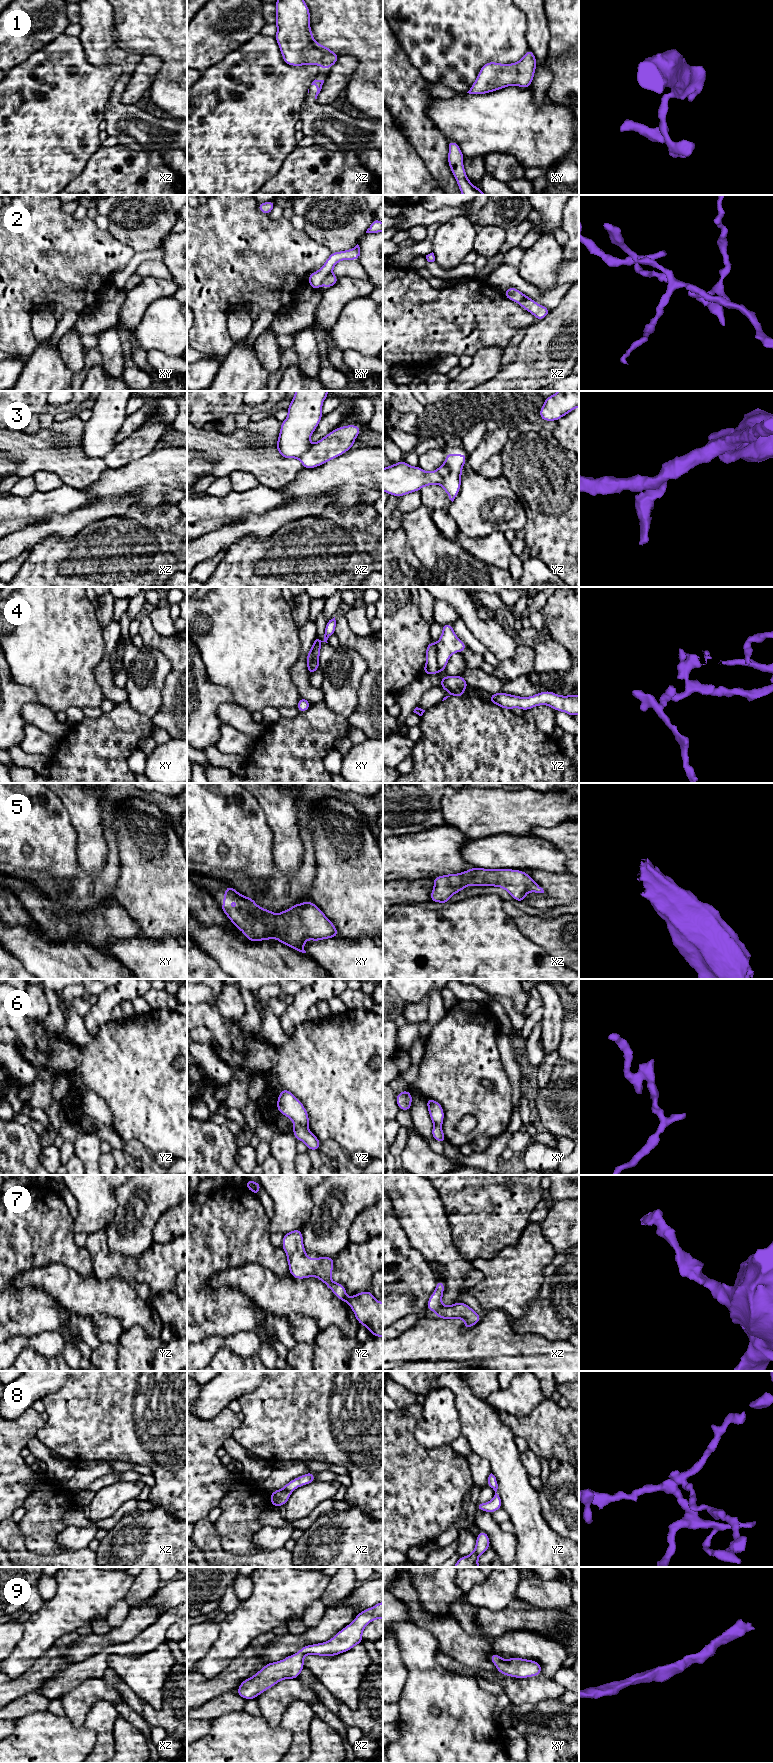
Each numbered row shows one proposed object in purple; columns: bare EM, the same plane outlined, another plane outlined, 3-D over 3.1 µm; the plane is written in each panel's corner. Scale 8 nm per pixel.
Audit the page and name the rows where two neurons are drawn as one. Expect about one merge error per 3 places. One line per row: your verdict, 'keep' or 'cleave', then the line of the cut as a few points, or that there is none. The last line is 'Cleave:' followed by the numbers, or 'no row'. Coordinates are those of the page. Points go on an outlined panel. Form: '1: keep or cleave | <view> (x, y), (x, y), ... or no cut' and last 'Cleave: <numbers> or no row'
1: keep | no cut
2: cleave | xy (331, 272), (321, 283)
3: cleave | yz (444, 463), (448, 473), (441, 485)
4: cleave | yz (435, 645), (438, 671)
5: keep | no cut
6: keep | no cut
7: keep | no cut
8: keep | no cut
9: keep | no cut
Cleave: 2, 3, 4

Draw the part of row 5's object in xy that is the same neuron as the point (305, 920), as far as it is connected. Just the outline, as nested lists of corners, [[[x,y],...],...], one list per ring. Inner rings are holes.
[[[227,885],[221,910],[234,926],[243,932],[247,940],[259,942],[276,938],[282,944],[302,953],[306,953],[304,945],[307,939],[320,941],[338,936],[335,925],[328,920],[320,908],[308,900],[304,903],[294,904],[290,909],[275,914],[270,910],[259,907],[250,896],[245,897],[233,887]]]

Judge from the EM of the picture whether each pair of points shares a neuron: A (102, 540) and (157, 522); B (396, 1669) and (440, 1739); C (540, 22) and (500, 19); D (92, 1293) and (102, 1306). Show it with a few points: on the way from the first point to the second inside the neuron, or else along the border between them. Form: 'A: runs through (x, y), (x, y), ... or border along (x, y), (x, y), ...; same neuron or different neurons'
A: runs through (116, 540), (139, 540), (143, 536); same neuron
B: border along (402, 1659), (407, 1672), (407, 1679), (397, 1702); different neurons
C: border along (520, 10), (526, 18), (527, 45); different neurons
D: runs through (95, 1296), (102, 1303); same neuron

